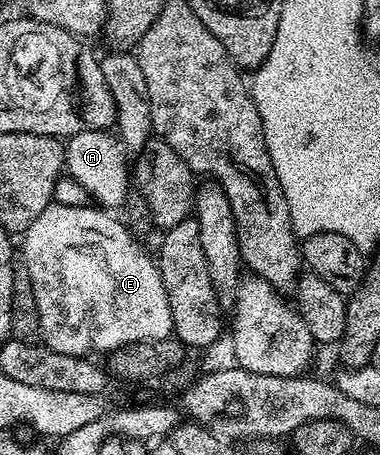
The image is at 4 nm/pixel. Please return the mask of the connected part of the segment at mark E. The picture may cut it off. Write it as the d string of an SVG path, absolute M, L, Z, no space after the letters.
M51 203L21 234L22 249L20 245L20 260L28 267L28 279L32 283L32 291L36 299L36 311L38 312L38 331L41 344L47 345L52 351L60 355L72 355L73 357L89 358L90 353L113 354L115 349L122 349L132 343L144 343L145 341L159 341L171 336L174 332L172 327L172 311L168 307L168 295L164 291L162 276L158 270L155 258L150 257L134 242L134 237L113 217L113 212L102 207L88 205L58 205Z

